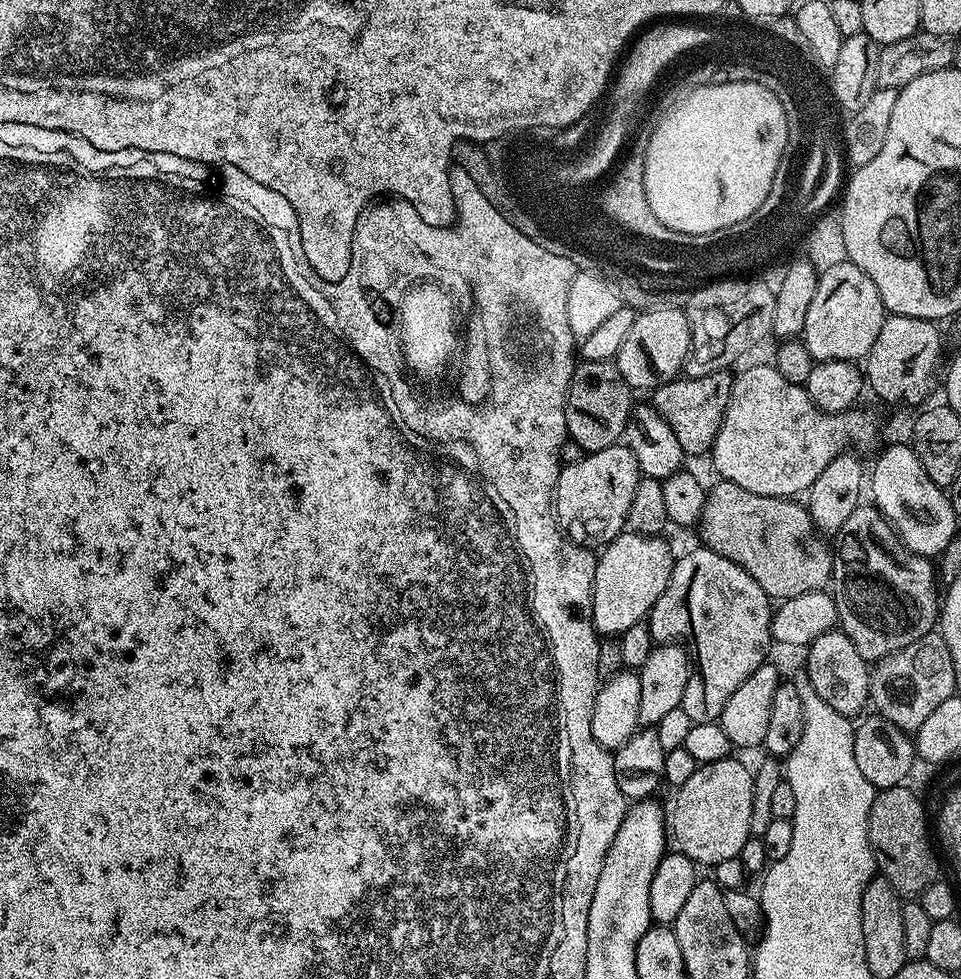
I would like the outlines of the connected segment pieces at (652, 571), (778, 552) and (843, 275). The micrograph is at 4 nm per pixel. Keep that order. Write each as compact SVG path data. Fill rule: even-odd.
M622 531L605 544L596 558L594 590L592 591L592 624L601 637L619 637L630 626L647 621L652 607L662 598L662 590L670 582L677 557L664 541L663 535L643 536L637 532Z
M717 479L715 483L707 489L698 525L703 547L742 566L776 602L821 591L831 581L833 549L824 545L825 537L803 503L782 496L750 494L729 480Z
M850 262L830 266L820 273L814 299L810 301L810 311L806 313L806 326L802 333L806 350L816 362L863 361L870 346L874 346L874 338L878 338L878 330L882 330L885 315L878 286L874 286L874 282L870 282L870 278L866 278L866 274L858 270L858 266Z

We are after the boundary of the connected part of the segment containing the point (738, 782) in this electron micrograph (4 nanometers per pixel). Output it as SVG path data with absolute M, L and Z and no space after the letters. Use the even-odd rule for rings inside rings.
M737 758L719 760L696 767L694 775L686 781L686 786L675 789L676 805L670 808L670 836L676 839L675 847L689 856L698 866L715 866L718 862L726 862L739 857L742 846L746 846L750 830L751 794L753 769L747 768Z

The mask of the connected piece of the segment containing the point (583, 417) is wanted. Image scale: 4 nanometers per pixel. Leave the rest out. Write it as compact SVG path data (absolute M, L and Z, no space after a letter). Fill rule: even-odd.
M584 360L577 363L568 387L568 440L578 445L585 453L604 450L621 443L622 437L628 431L628 417L634 407L632 396L633 389L628 387L613 361Z

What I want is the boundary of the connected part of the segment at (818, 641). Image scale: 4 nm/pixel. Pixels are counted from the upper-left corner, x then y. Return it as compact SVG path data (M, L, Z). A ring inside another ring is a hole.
M833 630L814 638L814 642L807 645L807 652L806 675L814 690L818 690L818 695L833 710L838 710L838 714L849 718L859 717L865 711L863 708L870 704L870 664L862 658L862 654L858 654L854 642L850 642L845 632Z

